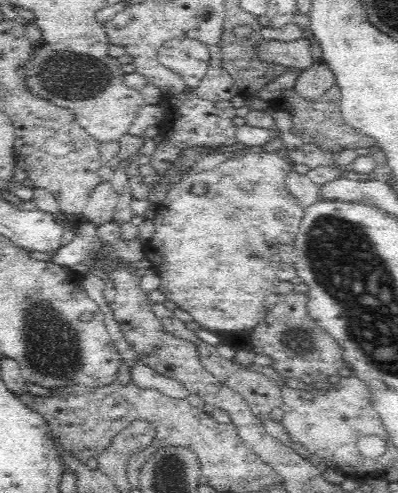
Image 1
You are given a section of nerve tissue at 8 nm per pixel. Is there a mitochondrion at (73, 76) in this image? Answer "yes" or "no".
yes

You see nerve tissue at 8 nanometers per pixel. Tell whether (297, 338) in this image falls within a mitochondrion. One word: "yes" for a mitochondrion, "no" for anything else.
yes

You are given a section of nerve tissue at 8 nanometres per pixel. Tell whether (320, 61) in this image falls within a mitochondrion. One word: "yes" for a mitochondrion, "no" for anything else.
no

